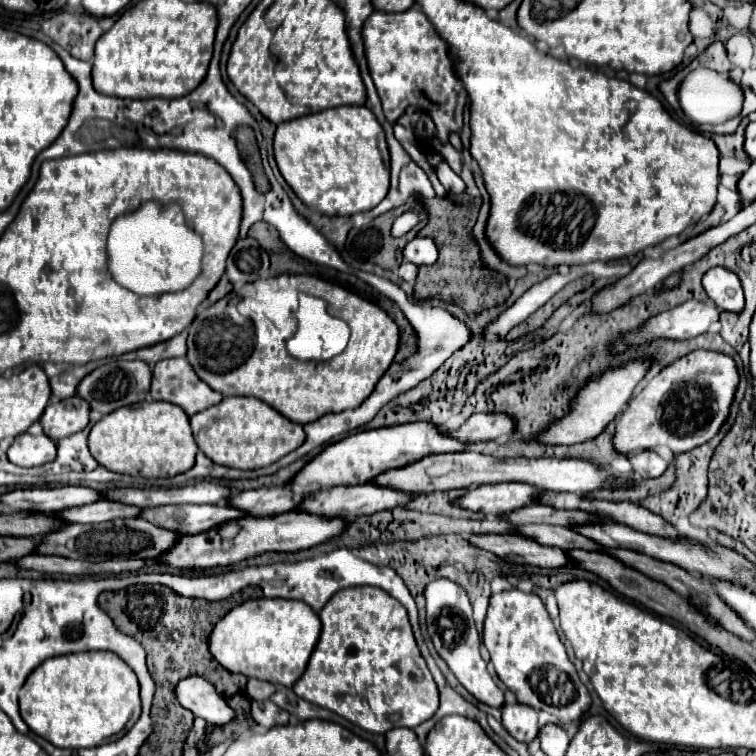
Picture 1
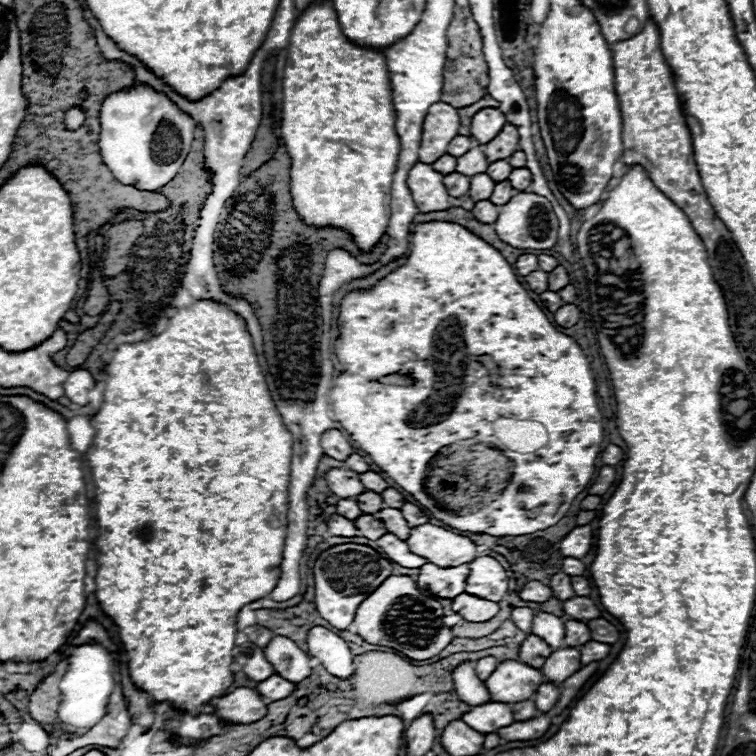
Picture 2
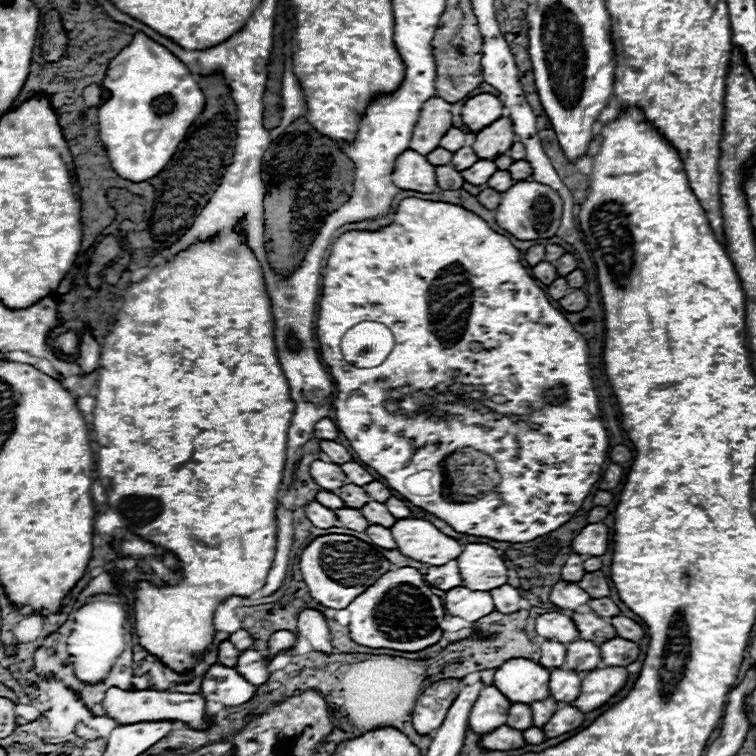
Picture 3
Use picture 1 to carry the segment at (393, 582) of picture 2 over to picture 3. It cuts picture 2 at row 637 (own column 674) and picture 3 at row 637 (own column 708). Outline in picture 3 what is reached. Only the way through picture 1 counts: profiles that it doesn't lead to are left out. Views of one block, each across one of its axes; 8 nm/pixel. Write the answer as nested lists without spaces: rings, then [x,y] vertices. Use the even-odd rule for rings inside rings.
[[[410,566],[382,574],[364,594],[360,594],[360,598],[350,602],[348,610],[352,612],[348,626],[350,638],[360,646],[416,652],[436,644],[442,636],[442,598],[436,596],[432,586],[424,582],[424,576]]]

